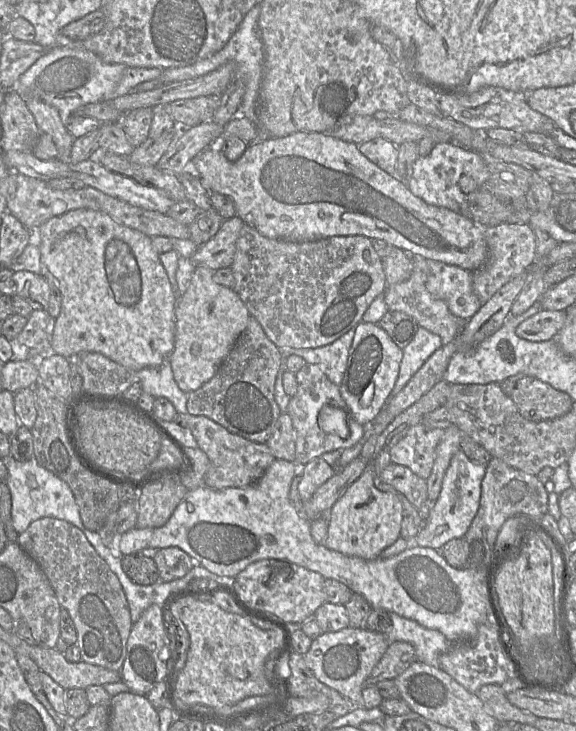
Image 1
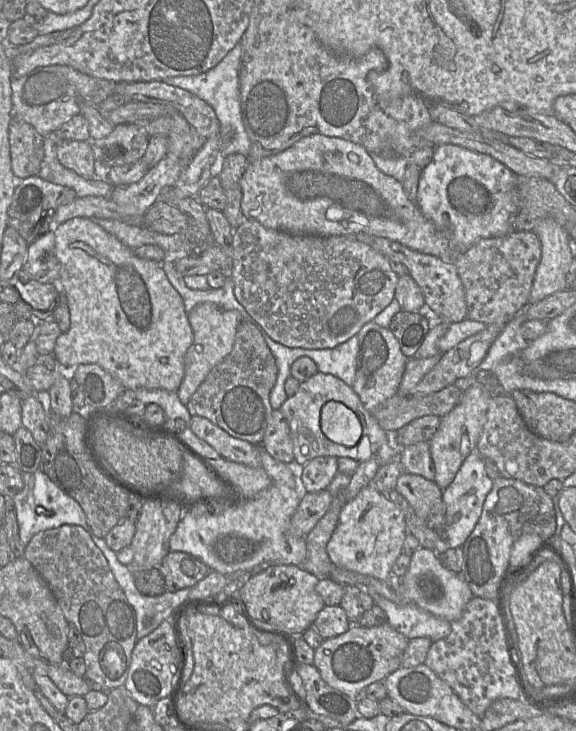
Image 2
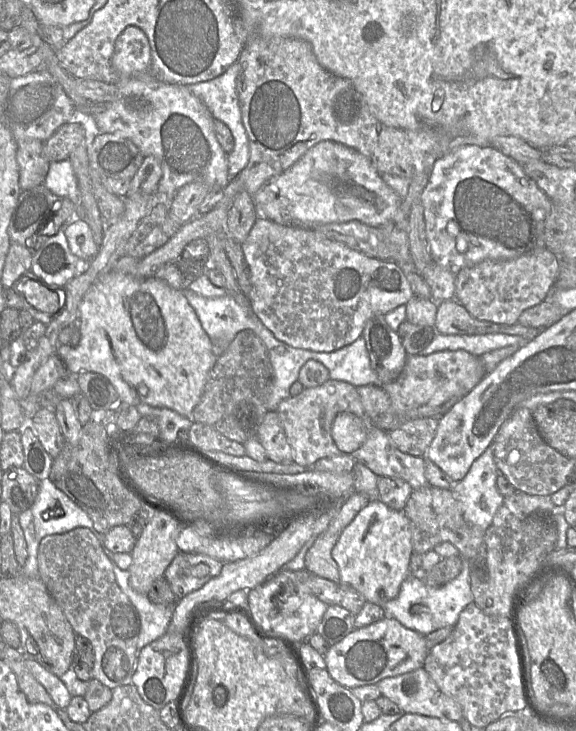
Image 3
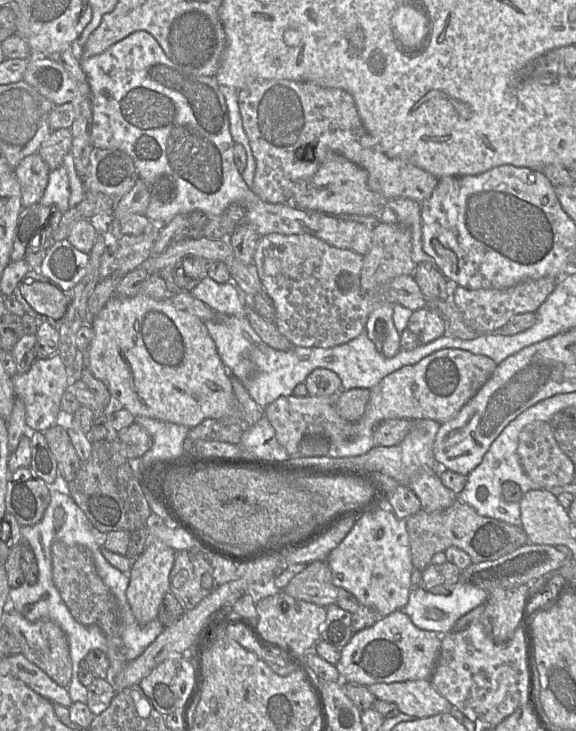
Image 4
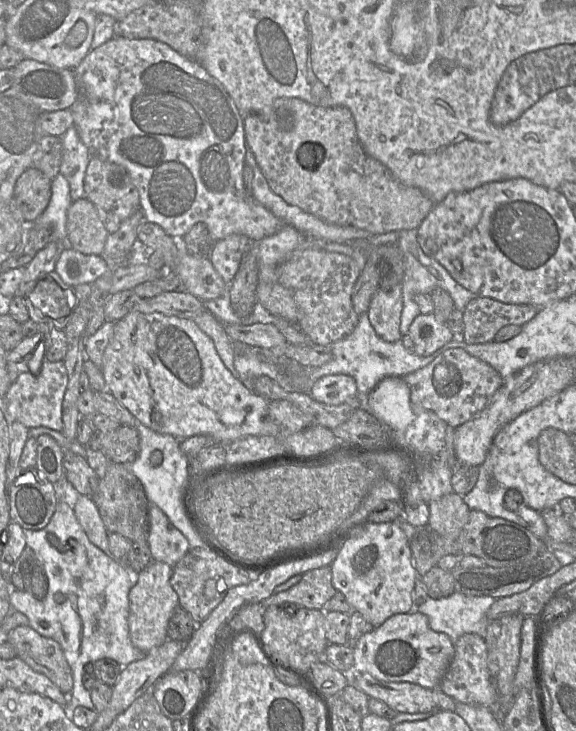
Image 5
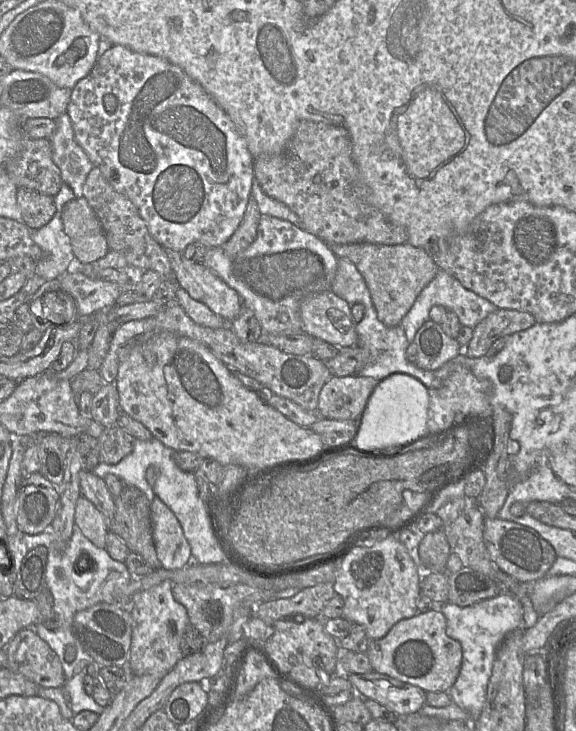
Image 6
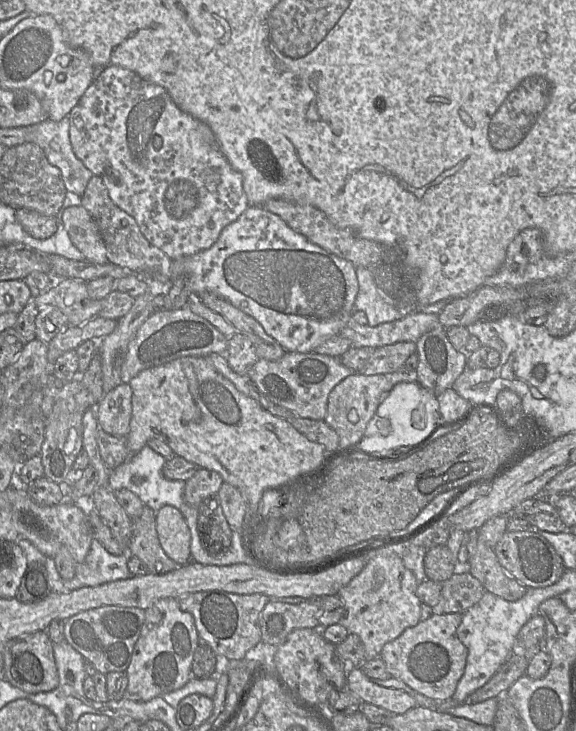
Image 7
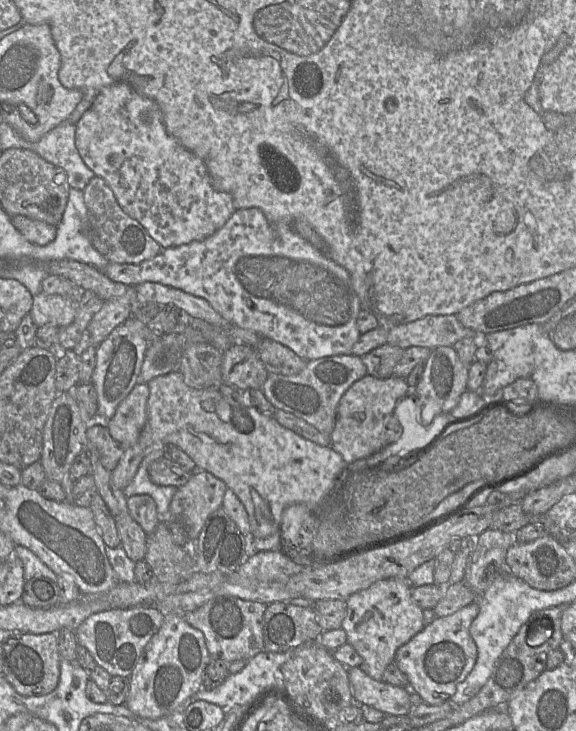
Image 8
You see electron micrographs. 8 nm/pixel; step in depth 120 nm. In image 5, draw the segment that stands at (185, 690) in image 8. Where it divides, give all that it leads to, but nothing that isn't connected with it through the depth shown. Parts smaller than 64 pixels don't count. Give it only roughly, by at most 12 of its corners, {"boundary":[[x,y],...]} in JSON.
{"boundary":[[152,561],[129,592],[129,634],[143,653],[167,639],[179,606],[173,567]]}

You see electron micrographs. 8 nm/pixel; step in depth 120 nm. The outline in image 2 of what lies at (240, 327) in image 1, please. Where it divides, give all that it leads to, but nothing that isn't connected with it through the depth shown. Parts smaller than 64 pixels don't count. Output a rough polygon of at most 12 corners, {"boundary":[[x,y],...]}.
{"boundary":[[202,303],[188,313],[194,339],[177,390],[186,406],[232,351],[238,311]]}

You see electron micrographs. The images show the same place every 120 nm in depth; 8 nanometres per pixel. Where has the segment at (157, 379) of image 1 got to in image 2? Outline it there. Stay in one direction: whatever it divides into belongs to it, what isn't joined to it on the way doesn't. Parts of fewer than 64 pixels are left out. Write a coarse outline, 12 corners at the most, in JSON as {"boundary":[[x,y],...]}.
{"boundary":[[138,388],[137,400],[157,404],[166,416],[165,430],[176,432],[176,419],[189,427],[192,416],[177,392]]}

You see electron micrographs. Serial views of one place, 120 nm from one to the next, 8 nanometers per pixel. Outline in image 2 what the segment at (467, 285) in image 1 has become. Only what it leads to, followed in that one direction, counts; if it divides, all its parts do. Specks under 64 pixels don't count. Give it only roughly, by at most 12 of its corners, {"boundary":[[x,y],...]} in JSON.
{"boundary":[[365,233],[353,237],[401,263],[421,289],[426,312],[446,323],[467,318],[454,263]]}

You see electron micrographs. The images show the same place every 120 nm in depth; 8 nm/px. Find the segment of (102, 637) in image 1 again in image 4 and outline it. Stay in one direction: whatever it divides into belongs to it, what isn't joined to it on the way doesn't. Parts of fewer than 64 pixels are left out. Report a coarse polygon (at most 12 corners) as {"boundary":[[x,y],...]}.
{"boundary":[[56,540],[53,583],[71,615],[106,637],[114,687],[129,663],[117,600],[92,553]]}

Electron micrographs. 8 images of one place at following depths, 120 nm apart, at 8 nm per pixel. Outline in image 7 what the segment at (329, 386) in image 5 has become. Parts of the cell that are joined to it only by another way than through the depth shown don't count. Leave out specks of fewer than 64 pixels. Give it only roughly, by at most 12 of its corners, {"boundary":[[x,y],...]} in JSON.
{"boundary":[[355,372],[333,388],[324,421],[337,451],[358,448],[391,373]]}

